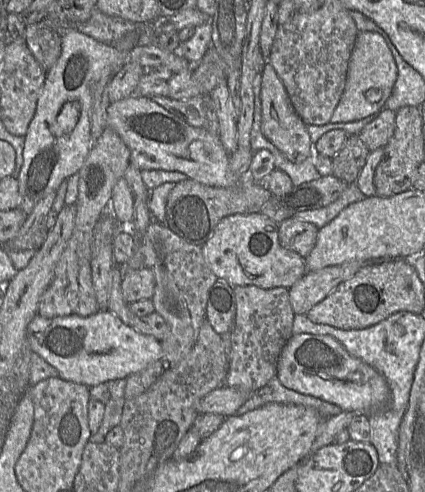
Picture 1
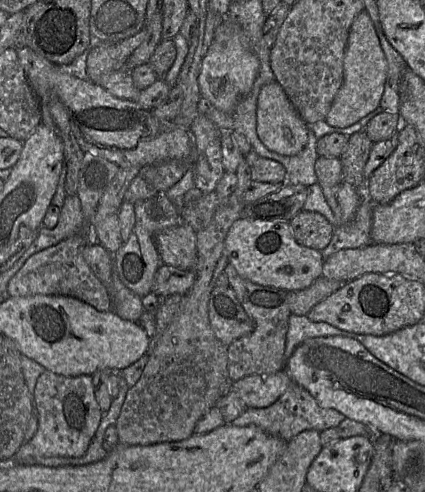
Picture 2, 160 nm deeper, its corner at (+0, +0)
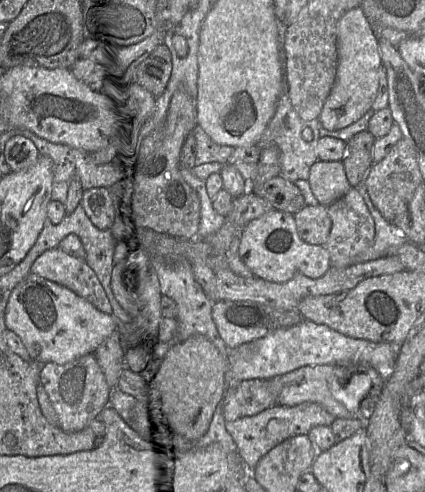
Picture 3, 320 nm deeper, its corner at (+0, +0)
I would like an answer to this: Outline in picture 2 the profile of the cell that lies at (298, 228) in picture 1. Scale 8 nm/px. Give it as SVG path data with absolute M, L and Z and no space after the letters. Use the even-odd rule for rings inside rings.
M305 210L297 213L289 225L299 245L320 252L329 244L335 229L323 215Z

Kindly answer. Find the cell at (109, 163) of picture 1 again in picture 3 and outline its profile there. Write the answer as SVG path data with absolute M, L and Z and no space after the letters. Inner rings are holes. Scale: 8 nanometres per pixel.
M54 248L34 261L30 273L65 286L98 311L112 316L105 292L85 261Z

